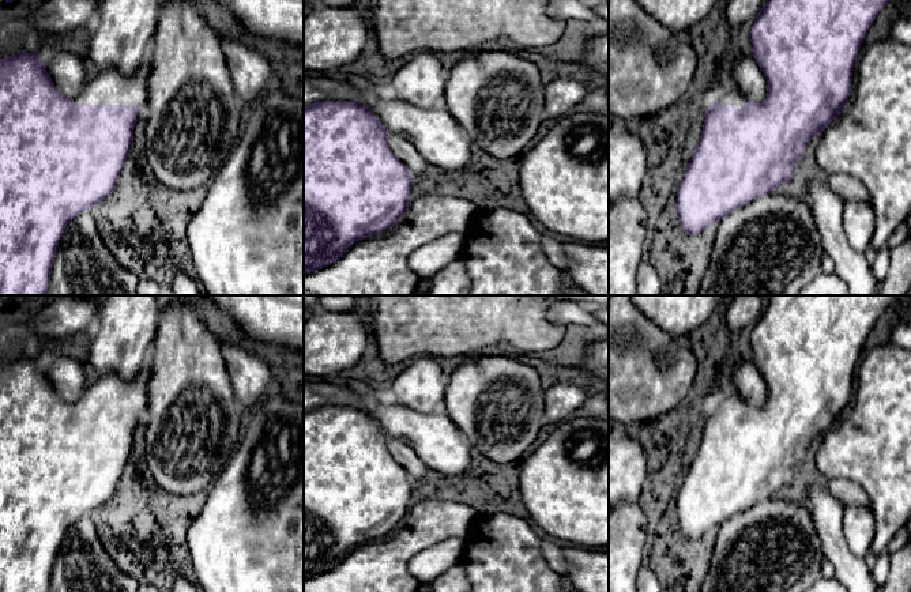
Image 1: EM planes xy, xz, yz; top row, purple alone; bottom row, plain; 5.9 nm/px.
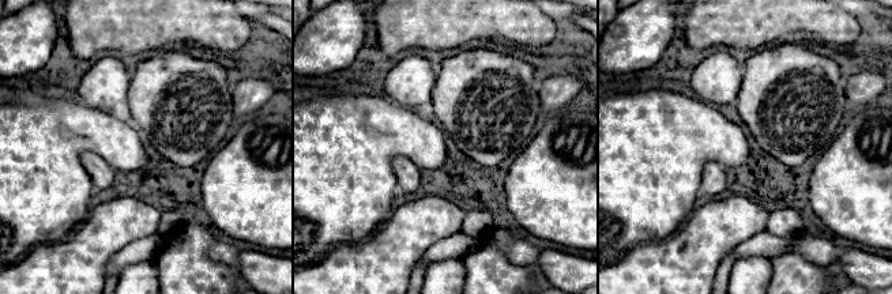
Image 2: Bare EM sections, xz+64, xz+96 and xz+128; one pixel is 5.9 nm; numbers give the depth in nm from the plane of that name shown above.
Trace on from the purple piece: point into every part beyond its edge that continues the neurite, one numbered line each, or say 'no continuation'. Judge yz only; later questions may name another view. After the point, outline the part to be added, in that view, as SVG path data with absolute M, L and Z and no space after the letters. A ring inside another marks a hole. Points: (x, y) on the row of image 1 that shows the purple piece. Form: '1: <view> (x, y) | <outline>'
1: yz (729, 98) | M731 88L718 97L718 98L714 98L714 101L722 103L722 105L737 105L739 109L742 109L746 103L749 103L749 98L742 95L741 93L734 93Z

